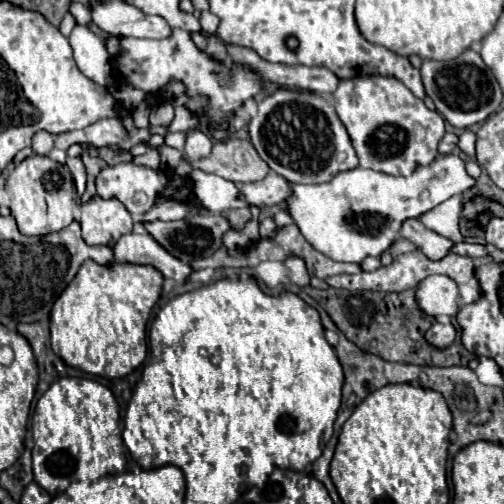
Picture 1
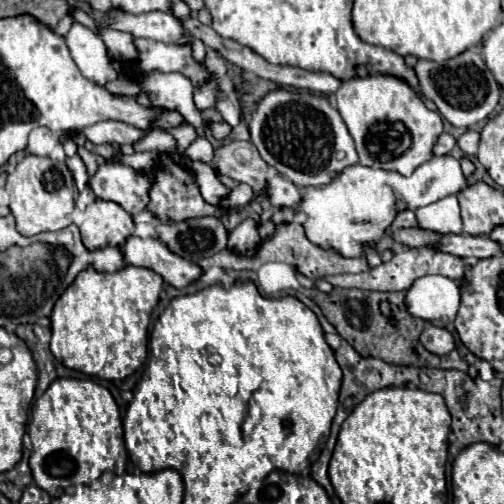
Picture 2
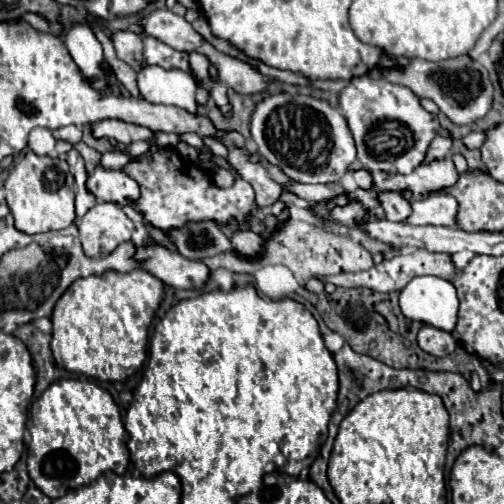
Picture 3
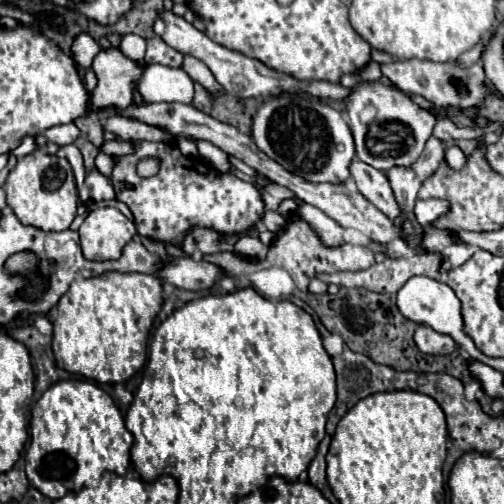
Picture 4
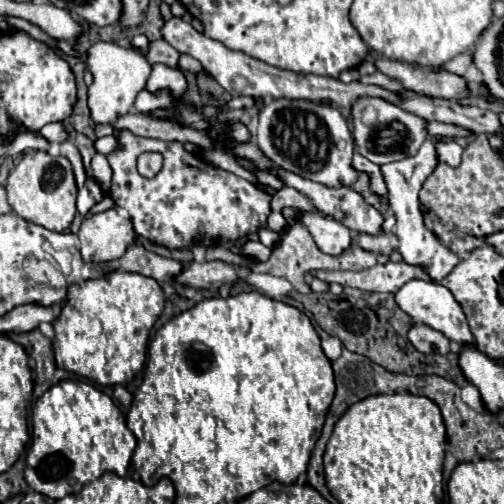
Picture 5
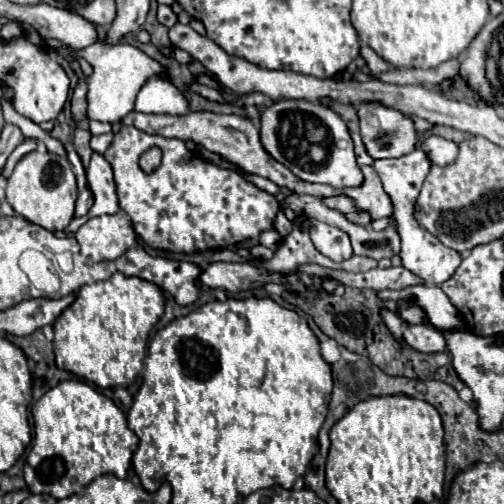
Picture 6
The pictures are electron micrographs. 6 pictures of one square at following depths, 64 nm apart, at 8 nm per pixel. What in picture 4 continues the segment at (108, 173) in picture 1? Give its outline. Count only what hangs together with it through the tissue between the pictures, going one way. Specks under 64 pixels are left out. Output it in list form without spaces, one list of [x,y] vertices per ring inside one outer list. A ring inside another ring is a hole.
[[[92,170],[86,176],[86,186],[90,190],[90,196],[96,204],[104,204],[104,202],[112,202],[116,200],[116,188],[112,184],[112,178],[100,174],[98,170]]]

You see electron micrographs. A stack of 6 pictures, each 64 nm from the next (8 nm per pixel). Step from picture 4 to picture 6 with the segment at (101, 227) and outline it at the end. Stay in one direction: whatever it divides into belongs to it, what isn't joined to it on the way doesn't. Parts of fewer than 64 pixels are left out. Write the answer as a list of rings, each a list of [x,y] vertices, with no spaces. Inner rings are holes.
[[[124,212],[90,218],[76,232],[84,262],[96,264],[120,258],[136,244],[136,232]]]

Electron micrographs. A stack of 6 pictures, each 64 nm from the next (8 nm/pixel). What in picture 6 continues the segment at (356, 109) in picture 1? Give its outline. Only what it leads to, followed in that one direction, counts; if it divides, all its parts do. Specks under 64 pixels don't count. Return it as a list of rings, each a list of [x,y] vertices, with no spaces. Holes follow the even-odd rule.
[[[362,102],[358,106],[358,126],[360,126],[360,136],[362,136],[362,142],[366,146],[366,152],[374,160],[406,156],[420,142],[412,118],[402,114],[402,112],[398,112],[398,110],[394,110],[394,108],[384,106],[380,102]]]

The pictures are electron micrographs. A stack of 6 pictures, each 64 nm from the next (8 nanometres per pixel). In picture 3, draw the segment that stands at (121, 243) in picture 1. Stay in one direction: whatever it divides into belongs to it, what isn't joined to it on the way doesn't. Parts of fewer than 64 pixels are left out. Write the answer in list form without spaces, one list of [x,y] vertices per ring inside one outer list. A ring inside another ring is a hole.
[[[138,244],[132,258],[172,288],[202,288],[208,280],[208,268],[202,262],[188,260],[160,244]]]

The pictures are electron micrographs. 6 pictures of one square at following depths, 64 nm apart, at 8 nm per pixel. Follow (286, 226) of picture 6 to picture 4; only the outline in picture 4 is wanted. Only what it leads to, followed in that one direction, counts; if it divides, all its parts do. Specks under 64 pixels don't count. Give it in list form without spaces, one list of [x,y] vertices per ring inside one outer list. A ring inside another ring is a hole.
[[[265,211],[262,221],[266,228],[275,234],[285,228],[287,224],[286,219],[274,211]]]

